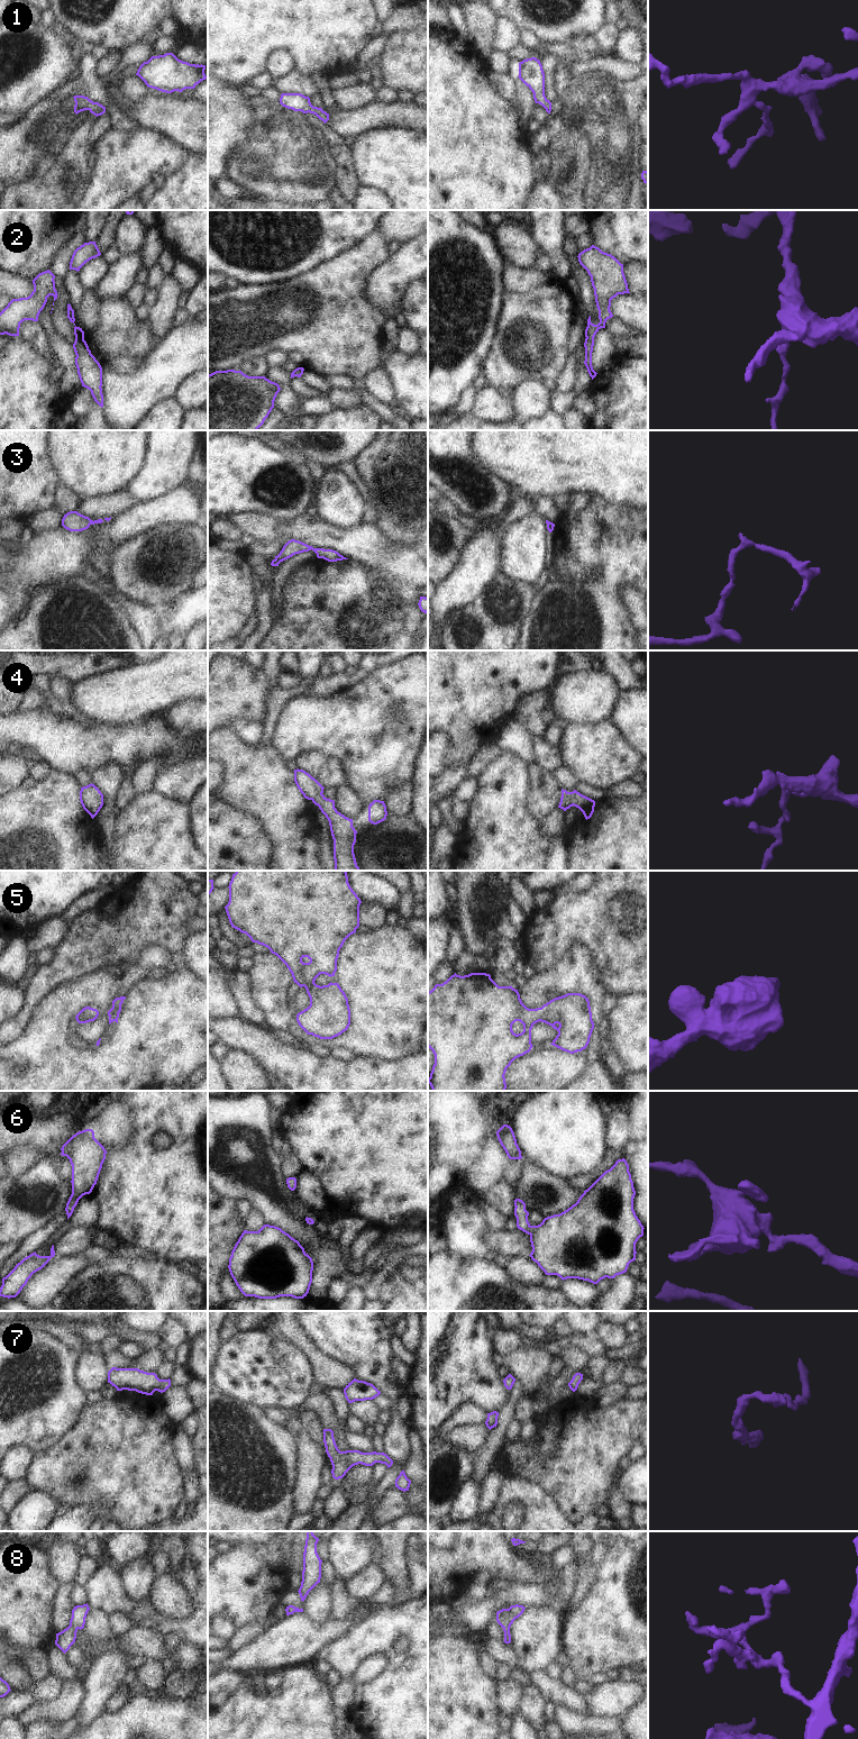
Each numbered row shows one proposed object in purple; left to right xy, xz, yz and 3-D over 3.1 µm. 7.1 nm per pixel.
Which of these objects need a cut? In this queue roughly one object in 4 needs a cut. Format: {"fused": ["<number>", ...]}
{"fused": []}

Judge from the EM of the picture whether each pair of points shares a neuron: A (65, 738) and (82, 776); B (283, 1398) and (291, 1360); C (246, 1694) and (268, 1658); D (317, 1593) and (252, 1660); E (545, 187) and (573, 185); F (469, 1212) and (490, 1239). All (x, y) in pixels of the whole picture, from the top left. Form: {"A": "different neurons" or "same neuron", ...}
{"A": "different neurons", "B": "same neuron", "C": "different neurons", "D": "different neurons", "E": "different neurons", "F": "different neurons"}

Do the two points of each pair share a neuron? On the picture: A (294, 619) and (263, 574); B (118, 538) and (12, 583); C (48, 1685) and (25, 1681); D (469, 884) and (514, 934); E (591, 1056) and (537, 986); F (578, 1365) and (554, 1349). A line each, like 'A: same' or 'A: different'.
A: different
B: same
C: different
D: same
E: same
F: same

